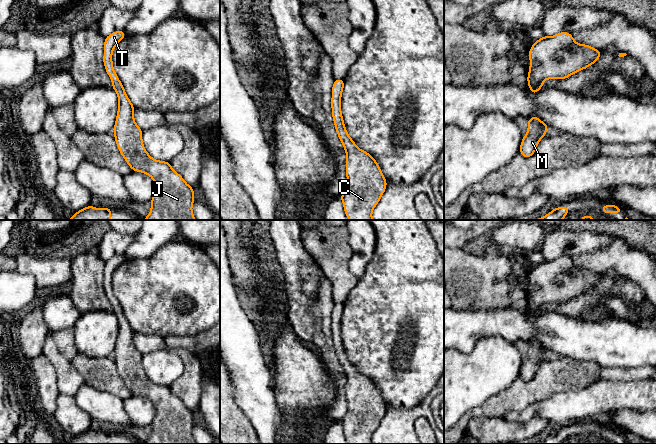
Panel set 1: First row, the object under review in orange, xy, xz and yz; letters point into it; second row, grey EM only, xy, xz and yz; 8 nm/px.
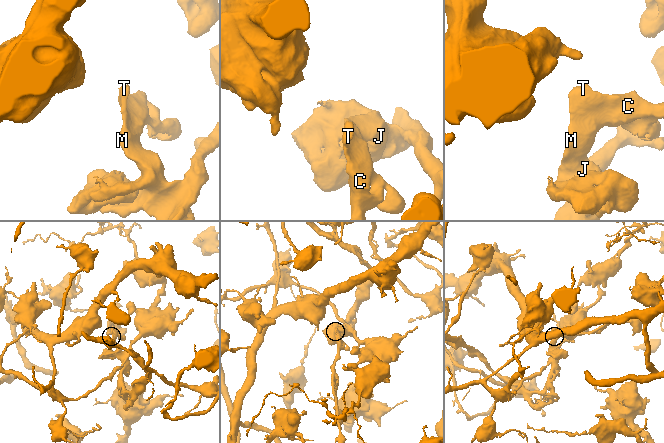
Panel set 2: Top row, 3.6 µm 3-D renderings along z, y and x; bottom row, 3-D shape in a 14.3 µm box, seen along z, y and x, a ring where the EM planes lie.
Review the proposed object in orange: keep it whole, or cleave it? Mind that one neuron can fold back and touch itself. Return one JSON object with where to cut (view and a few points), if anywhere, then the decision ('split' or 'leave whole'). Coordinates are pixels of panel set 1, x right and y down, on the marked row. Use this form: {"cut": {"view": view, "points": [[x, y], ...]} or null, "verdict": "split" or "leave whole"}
{"cut": null, "verdict": "leave whole"}

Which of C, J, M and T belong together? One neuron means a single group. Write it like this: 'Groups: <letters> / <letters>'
Groups: C J M T

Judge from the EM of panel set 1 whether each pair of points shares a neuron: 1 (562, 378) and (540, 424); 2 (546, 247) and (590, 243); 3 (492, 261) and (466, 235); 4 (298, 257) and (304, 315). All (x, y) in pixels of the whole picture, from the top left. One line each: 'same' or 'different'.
1: different
2: same
3: different
4: same

